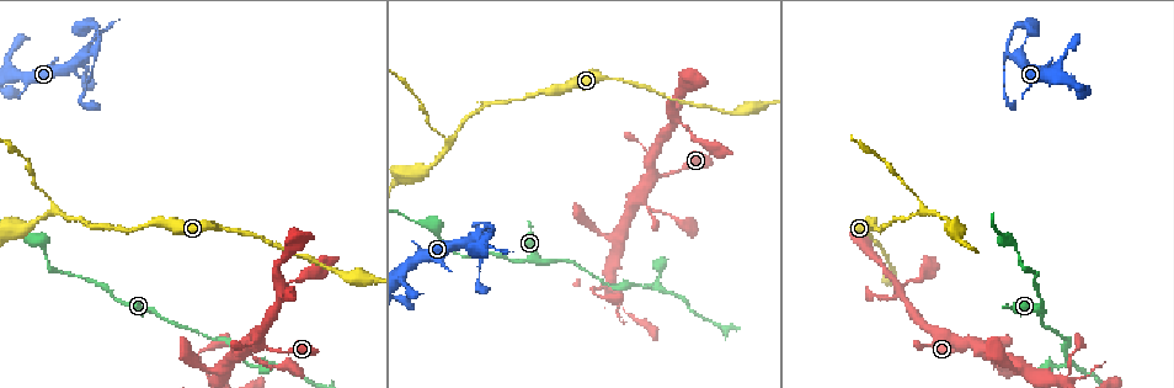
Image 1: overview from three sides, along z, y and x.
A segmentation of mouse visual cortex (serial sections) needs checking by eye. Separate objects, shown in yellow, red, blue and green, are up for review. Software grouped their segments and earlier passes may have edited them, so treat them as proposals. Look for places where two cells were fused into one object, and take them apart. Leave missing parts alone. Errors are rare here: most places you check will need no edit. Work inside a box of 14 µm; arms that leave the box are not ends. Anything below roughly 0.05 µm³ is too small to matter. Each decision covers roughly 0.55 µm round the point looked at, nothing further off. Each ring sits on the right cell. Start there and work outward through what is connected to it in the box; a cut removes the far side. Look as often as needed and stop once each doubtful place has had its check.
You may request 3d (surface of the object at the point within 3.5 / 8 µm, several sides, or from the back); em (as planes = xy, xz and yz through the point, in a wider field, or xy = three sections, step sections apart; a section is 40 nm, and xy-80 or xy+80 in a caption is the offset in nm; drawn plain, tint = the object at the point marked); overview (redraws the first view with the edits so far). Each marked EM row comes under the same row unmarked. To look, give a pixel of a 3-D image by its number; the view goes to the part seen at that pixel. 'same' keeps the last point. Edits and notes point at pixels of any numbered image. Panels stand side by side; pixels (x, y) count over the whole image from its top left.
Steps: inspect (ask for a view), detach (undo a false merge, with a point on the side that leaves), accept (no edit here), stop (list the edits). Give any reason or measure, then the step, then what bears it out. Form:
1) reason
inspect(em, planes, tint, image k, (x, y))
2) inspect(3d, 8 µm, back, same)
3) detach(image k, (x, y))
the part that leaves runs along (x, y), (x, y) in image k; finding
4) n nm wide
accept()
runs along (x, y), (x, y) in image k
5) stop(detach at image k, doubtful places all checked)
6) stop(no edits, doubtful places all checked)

branch point
inspect(3d, 3.5 µm, image 1, (95, 54))

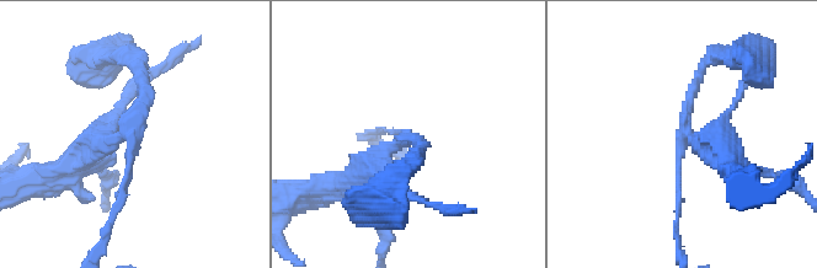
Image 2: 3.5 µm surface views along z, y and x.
inspect(em, xy, step 5, tint, image 2, (127, 134))

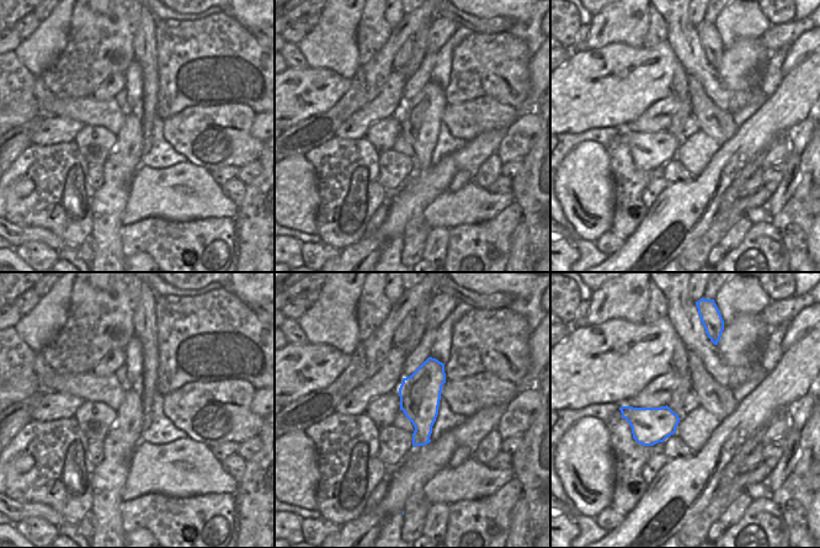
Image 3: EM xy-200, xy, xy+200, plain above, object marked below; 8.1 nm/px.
accept()
runs along (69, 167), (138, 122), (138, 62) in image 2; one cell here

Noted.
inspect(3d, 8 µm, image 1, (447, 139))

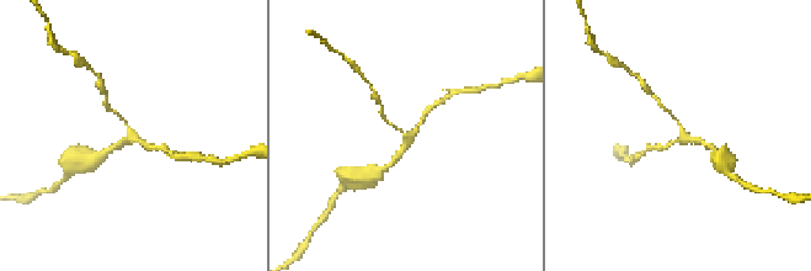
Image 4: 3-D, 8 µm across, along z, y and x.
3 arms; arms of 100, 150, 200 nm
inspect(em, xy, step 5, tint, image 4, (133, 137))

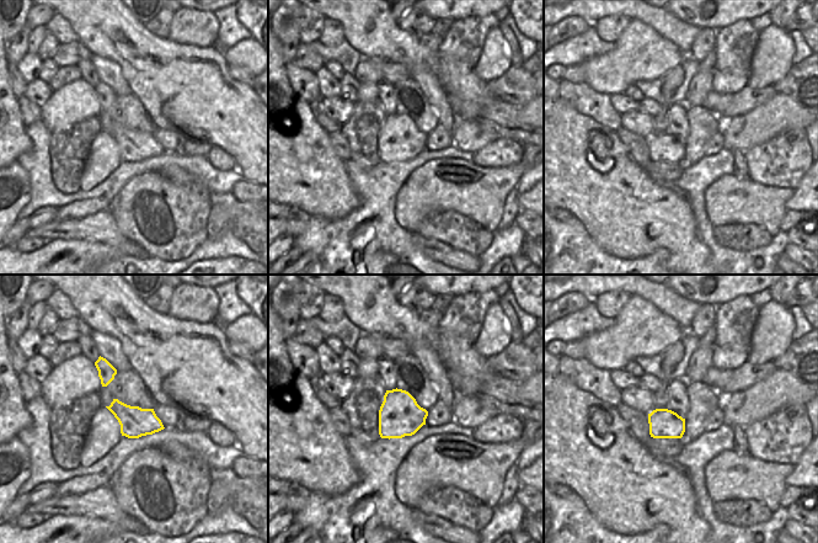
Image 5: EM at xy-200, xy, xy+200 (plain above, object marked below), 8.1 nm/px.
340 nm wide
accept()
runs along (427, 111), (391, 164) in image 4; continuous, no second cell

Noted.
thick turns thin
inspect(3d, 3.5 µm, image 1, (651, 286))

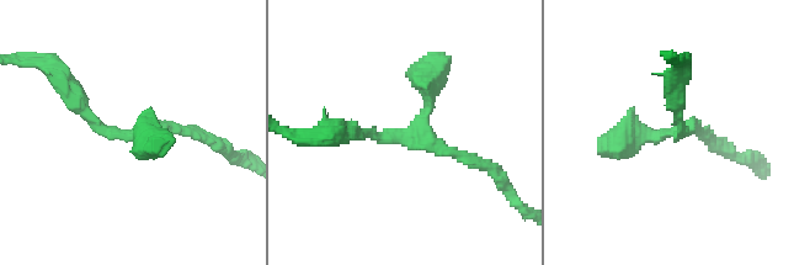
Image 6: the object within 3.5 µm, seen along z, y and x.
inspect(em, xy, step 2, tint, image 6, (684, 132))

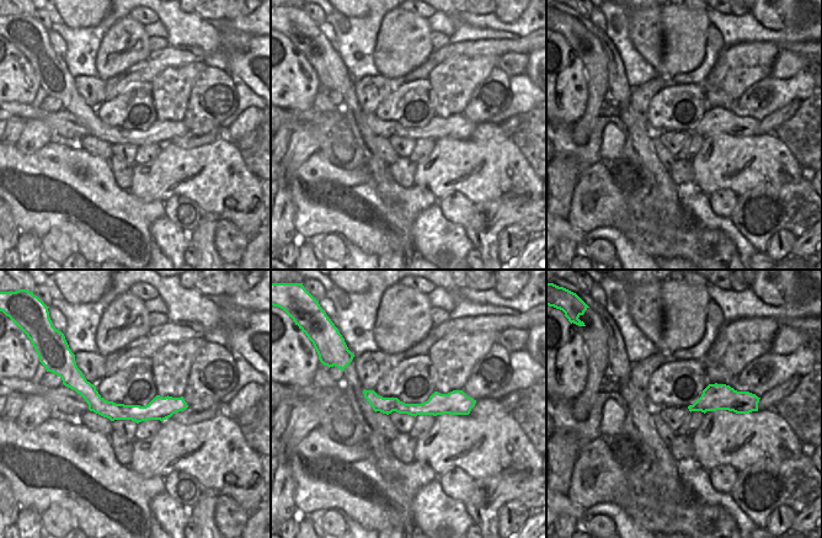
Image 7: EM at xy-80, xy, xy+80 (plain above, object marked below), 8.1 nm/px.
180 nm wide
accept()
runs along (72, 90), (106, 132), (170, 125), (208, 139) in image 6; all the same cell

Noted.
stop(no edits, doubtful places all checked)

